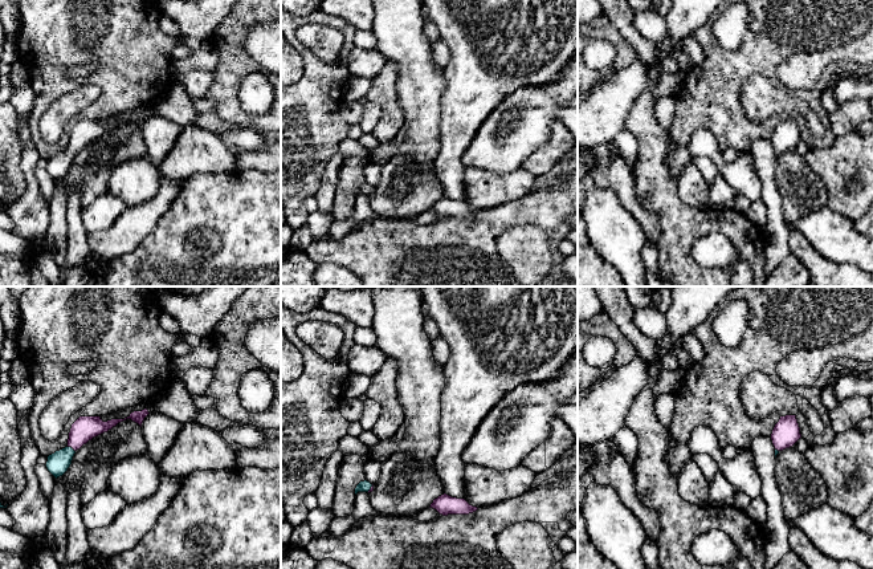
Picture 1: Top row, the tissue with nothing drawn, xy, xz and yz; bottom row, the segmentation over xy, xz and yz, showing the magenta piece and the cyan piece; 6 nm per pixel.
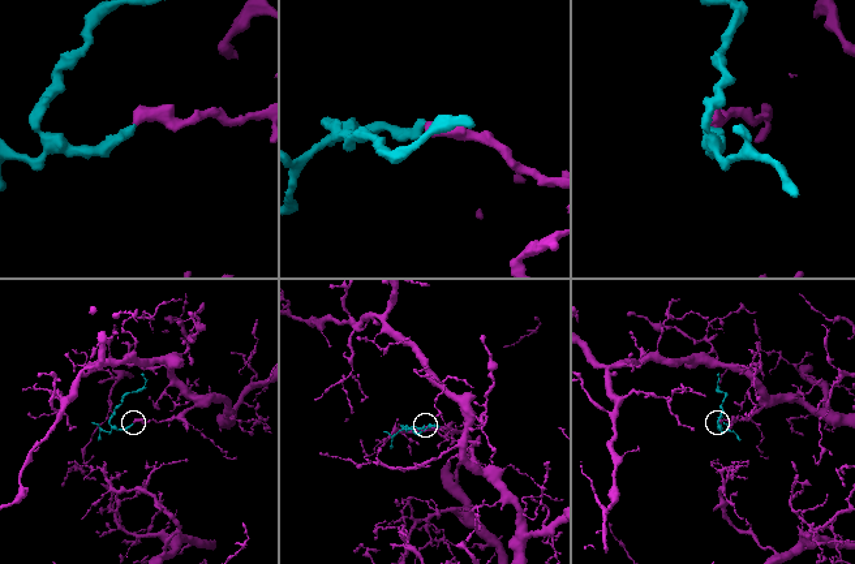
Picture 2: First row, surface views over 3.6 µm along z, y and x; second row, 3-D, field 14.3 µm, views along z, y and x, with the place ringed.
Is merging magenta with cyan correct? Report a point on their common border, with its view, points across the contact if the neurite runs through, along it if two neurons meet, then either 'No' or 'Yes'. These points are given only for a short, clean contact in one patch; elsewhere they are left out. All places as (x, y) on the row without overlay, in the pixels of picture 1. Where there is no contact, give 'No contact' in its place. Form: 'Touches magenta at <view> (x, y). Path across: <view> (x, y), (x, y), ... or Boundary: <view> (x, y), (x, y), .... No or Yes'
Touches magenta at xy (72, 150). Path across: xy (84, 131), (72, 150), (57, 167). Yes

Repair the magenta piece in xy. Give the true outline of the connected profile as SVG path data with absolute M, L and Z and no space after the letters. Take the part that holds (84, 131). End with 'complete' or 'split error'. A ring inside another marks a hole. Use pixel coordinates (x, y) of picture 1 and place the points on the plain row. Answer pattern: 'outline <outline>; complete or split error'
outline M148 113L134 114L125 122L111 122L103 125L101 119L79 119L70 131L68 149L60 154L48 159L46 171L57 182L62 179L72 167L73 159L77 153L86 147L93 141L107 135L118 126L131 122L142 130L144 121L148 118Z; split error

